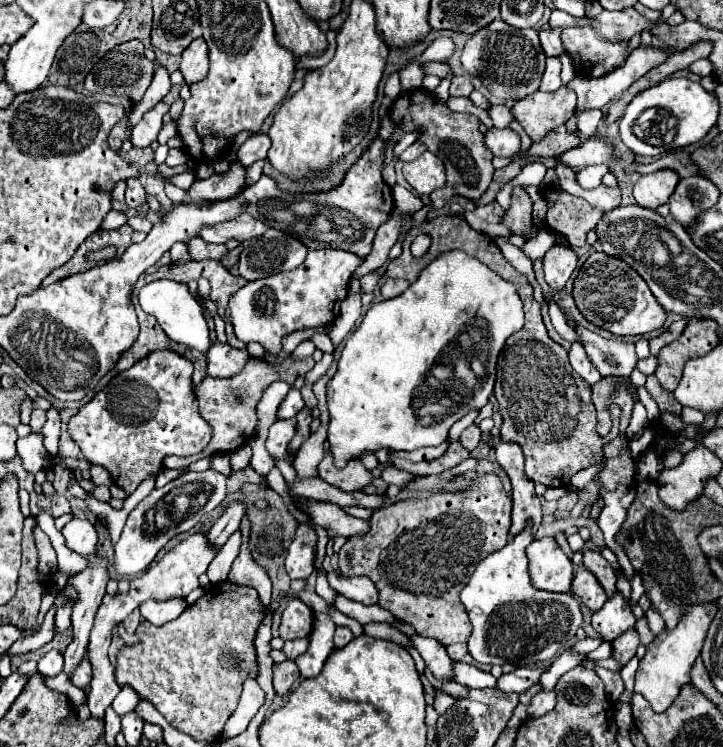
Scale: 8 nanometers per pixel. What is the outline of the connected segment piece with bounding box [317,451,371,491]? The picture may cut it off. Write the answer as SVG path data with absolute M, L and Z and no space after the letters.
M329 451L319 463L317 473L323 481L341 491L359 491L371 483L371 473L363 467L359 459L353 459L353 463L347 463L343 469L337 469L333 467L333 455L329 455Z

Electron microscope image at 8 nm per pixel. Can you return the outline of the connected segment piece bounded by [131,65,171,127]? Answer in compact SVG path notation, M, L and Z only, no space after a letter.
M159 65L159 69L155 71L153 81L151 81L149 89L145 91L141 103L139 103L137 107L133 107L133 113L131 113L131 127L133 127L135 123L139 123L139 119L141 119L151 107L155 107L155 105L169 93L169 89L171 89L169 71L167 71L165 65Z

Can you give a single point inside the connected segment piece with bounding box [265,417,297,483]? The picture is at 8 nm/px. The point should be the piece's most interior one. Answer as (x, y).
(281, 432)

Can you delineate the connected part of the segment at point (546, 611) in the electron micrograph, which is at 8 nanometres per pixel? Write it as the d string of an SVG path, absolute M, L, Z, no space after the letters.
M529 519L527 527L501 551L495 551L477 565L467 587L461 591L461 603L465 605L473 625L467 645L469 653L479 663L529 665L537 661L549 661L575 643L571 639L575 639L575 631L583 625L581 603L577 603L575 595L551 593L533 587L525 553L525 547L534 540L531 529L533 521Z

